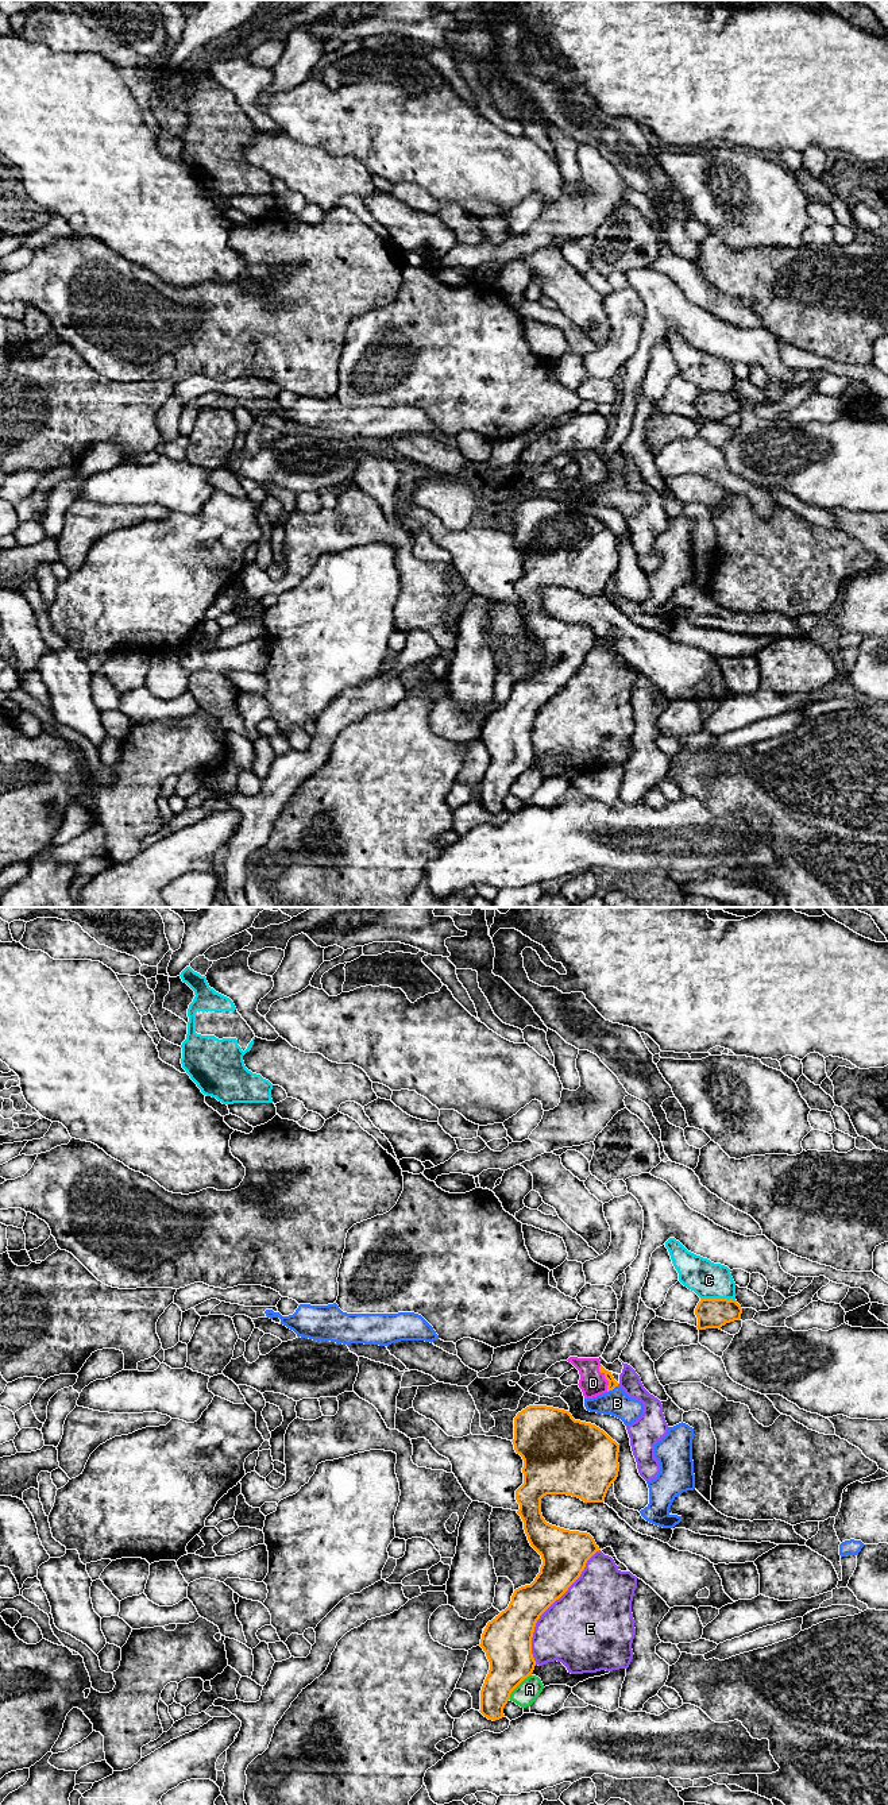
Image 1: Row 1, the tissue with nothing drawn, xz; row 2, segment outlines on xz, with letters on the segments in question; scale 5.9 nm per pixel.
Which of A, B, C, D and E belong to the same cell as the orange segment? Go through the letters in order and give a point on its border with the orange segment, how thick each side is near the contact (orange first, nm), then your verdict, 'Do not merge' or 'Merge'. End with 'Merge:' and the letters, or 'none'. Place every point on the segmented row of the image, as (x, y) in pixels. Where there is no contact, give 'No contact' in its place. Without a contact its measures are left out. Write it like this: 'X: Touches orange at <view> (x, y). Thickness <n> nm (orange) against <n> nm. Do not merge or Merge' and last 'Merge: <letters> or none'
A: Touches orange at xz (517, 1685). Thickness 280 nm (orange) against 140 nm. Do not merge
B: Touches orange at xz (612, 1389). Thickness 50 nm (orange) against 160 nm. Do not merge
C: Touches orange at xz (718, 1299). Thickness 180 nm (orange) against 220 nm. Do not merge
D: Touches orange at xz (605, 1377). Thickness 50 nm (orange) against 160 nm. Merge
E: Touches orange at xz (549, 1605). Thickness 240 nm (orange) against 480 nm. Do not merge
Merge: D

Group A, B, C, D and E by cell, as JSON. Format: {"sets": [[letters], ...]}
{"sets": [["A"], ["B"], ["C"], ["D"], ["E"]]}

